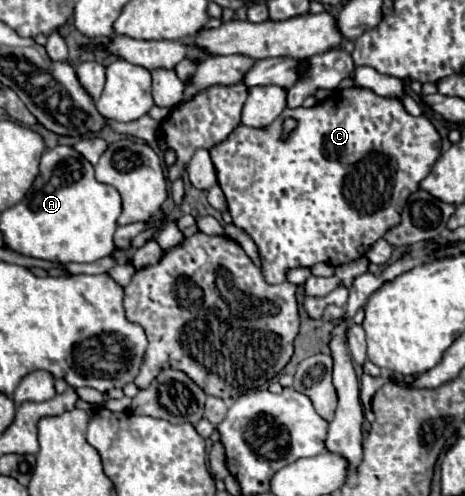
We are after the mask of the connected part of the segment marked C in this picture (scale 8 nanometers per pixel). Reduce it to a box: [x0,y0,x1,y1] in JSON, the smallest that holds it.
[209,87,441,285]

